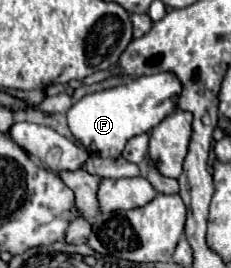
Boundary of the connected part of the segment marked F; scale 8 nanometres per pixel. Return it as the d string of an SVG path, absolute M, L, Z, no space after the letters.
M156 73L148 77L136 77L124 85L104 89L76 101L68 111L68 127L88 153L100 157L120 157L128 139L148 133L162 119L174 113L176 99L182 87L174 73Z

